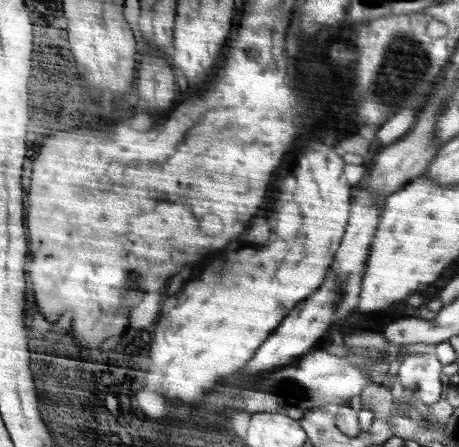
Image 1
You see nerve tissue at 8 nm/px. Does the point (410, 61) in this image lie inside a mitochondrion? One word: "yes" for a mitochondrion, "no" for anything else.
yes

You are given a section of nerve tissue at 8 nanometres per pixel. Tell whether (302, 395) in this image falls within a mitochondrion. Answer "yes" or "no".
yes

